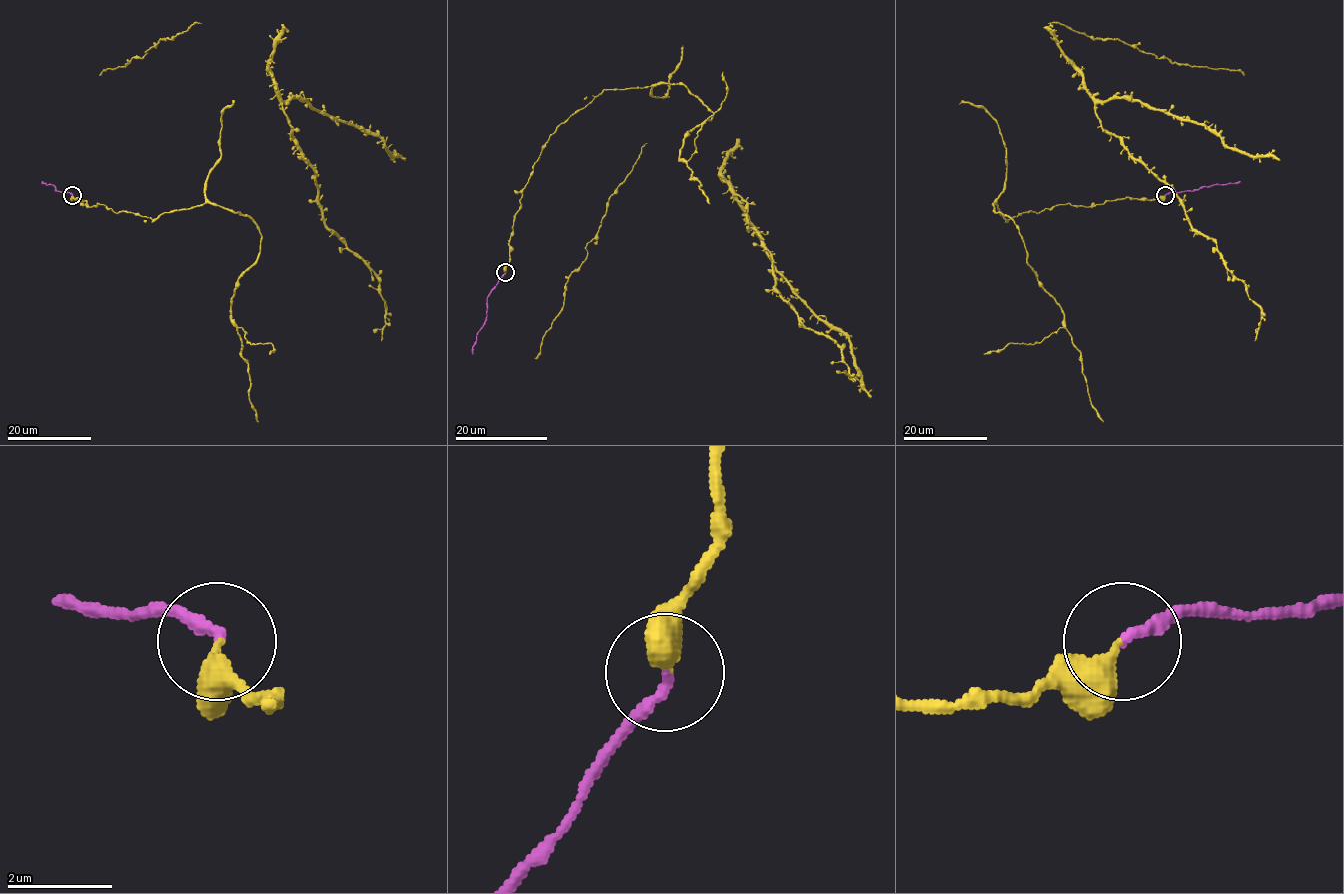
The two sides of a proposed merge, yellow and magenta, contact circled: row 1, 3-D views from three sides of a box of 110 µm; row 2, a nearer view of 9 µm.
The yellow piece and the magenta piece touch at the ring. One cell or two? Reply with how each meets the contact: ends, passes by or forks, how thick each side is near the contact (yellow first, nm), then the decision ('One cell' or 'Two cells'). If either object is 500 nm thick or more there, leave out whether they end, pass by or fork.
At the ring yellow ends. At the ring magenta ends. Thickness 400 nm (yellow) against 200 nm. One cell

